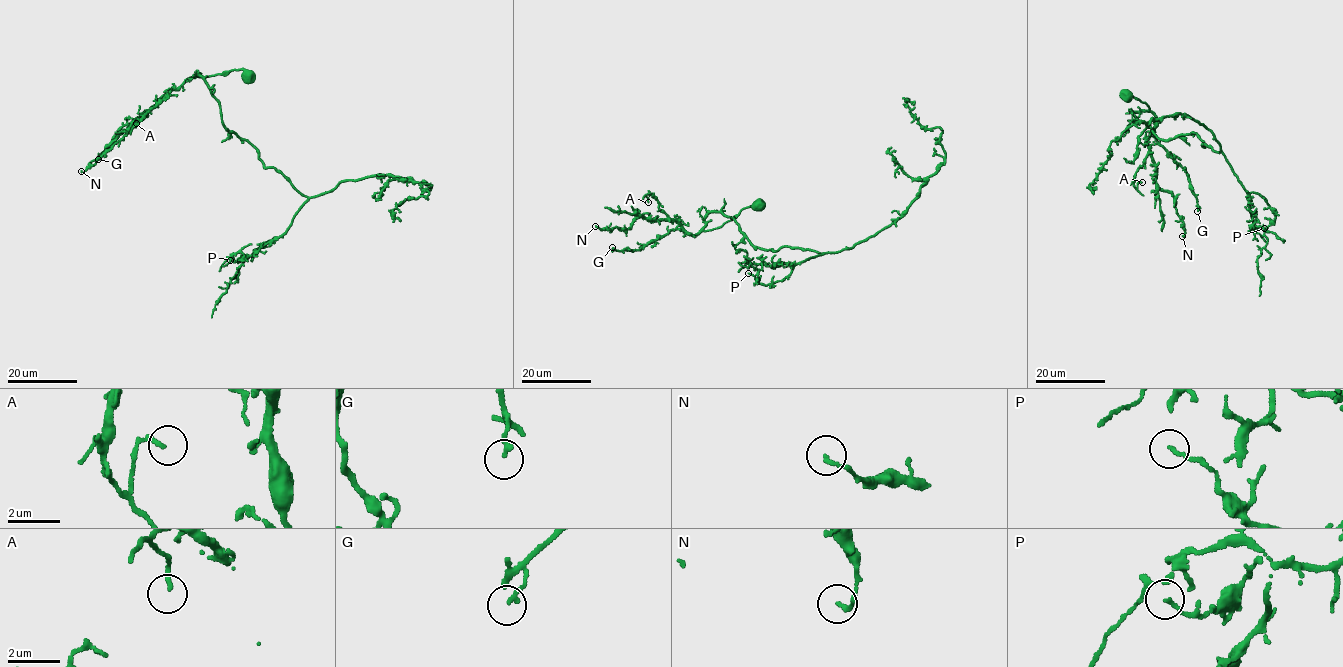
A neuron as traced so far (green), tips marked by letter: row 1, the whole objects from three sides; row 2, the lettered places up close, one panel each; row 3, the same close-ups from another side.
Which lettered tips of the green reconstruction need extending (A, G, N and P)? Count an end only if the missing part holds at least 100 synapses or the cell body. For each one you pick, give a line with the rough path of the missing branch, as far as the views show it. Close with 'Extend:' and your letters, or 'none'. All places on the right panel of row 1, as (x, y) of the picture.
Extend: none

